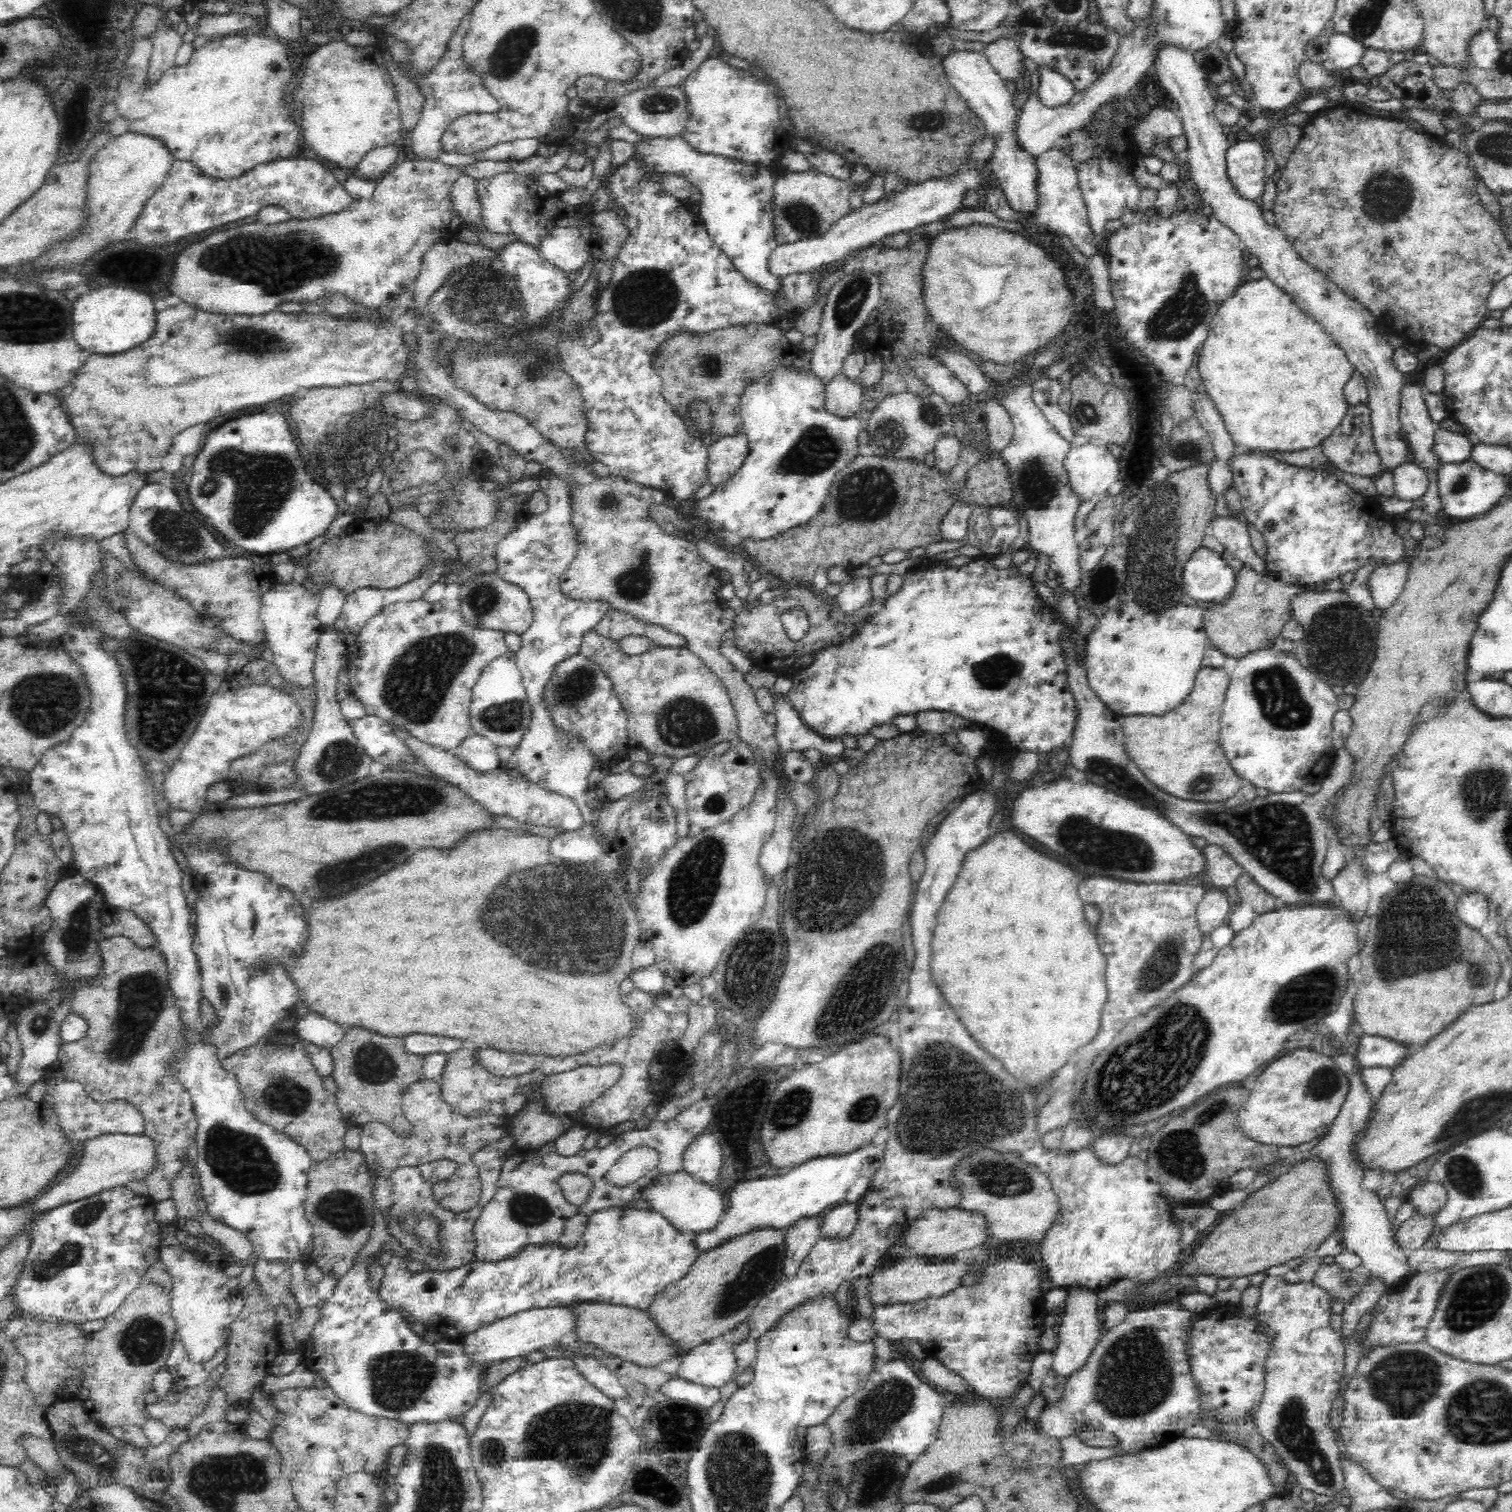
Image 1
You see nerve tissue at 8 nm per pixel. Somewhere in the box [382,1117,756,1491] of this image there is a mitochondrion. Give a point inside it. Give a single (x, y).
(578, 1434)

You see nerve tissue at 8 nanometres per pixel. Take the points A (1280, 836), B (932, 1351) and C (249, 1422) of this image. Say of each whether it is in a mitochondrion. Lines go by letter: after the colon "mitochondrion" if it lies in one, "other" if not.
A: mitochondrion
B: other
C: other

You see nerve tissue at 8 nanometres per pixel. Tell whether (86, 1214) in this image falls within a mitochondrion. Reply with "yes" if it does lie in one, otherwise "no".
yes

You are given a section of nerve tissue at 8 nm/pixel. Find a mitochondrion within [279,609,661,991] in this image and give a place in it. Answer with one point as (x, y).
(583, 913)

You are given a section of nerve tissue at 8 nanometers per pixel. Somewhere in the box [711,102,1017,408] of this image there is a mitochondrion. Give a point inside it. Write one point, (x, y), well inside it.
(852, 297)

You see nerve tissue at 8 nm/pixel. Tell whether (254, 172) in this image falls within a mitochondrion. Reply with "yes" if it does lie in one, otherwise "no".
no

